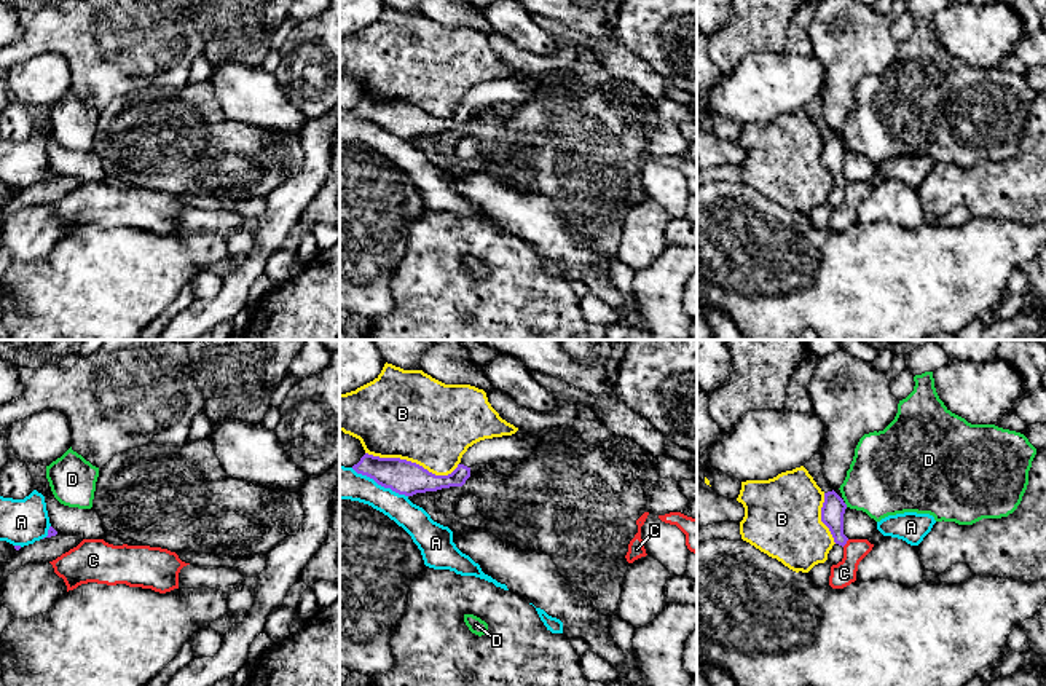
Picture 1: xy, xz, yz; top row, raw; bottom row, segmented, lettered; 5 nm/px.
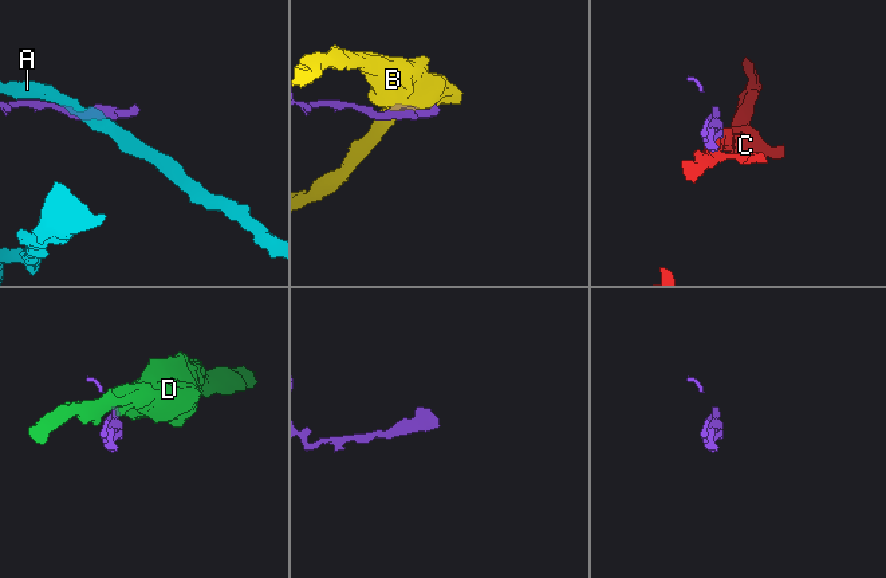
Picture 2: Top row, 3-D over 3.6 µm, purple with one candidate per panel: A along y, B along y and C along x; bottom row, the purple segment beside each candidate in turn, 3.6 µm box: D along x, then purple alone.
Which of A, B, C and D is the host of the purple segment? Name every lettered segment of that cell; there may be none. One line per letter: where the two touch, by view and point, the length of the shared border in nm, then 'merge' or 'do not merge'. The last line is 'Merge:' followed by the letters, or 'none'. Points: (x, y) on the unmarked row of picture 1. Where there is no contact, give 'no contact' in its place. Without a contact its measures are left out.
A: meets purple in xz at (380, 126); contact 320 nm long; do not merge
B: meets purple in xz at (410, 104); contact 480 nm long; do not merge
C: meets purple in yz at (845, 185); contact 50 nm long; do not merge
D: meets purple in yz at (845, 147); contact 30 nm long; do not merge
Merge: none

